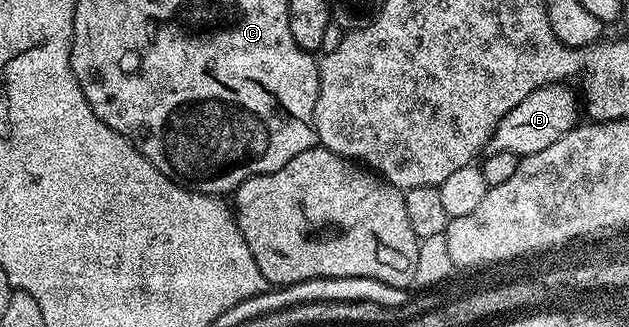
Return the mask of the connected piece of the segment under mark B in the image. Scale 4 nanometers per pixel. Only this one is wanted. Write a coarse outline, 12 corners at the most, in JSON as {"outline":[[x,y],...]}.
{"outline":[[568,84],[530,92],[487,153],[542,152],[582,118]]}

